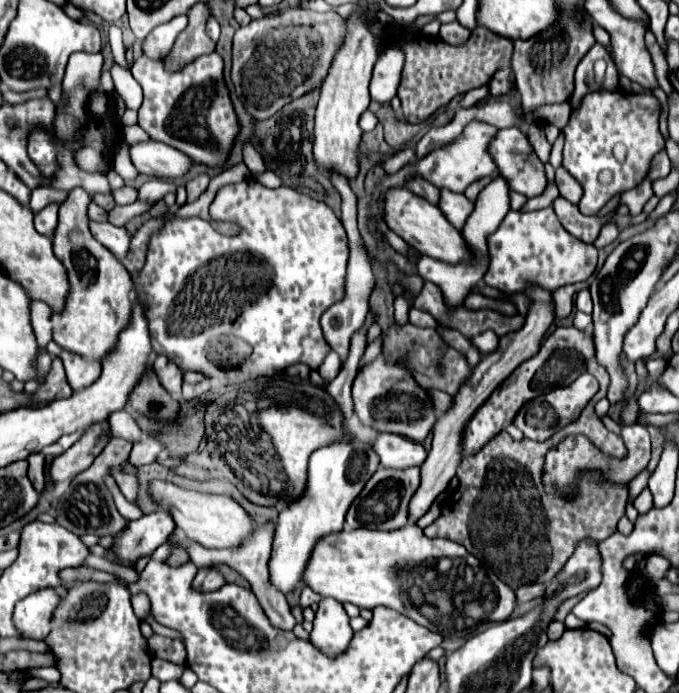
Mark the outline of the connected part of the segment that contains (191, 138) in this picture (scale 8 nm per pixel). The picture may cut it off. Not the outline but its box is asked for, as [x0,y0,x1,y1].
[131,52,237,166]

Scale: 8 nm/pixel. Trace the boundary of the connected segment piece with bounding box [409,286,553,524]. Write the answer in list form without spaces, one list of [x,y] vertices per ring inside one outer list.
[[[531,288],[525,292],[533,304],[529,310],[529,316],[525,318],[525,326],[519,332],[511,332],[507,336],[503,336],[499,340],[499,348],[487,356],[481,358],[481,362],[473,368],[471,376],[465,380],[465,384],[459,386],[457,394],[453,396],[453,404],[451,408],[435,422],[433,428],[433,448],[427,456],[427,460],[421,466],[421,484],[415,490],[411,504],[409,504],[409,524],[415,524],[427,510],[429,506],[435,502],[435,498],[449,486],[451,478],[457,472],[457,466],[461,464],[461,452],[463,452],[463,428],[465,424],[471,420],[471,414],[477,412],[477,408],[483,406],[483,402],[491,396],[491,392],[525,360],[529,360],[531,356],[535,356],[539,352],[541,340],[547,332],[547,328],[553,322],[553,304],[551,304],[551,292],[543,290],[543,288]]]

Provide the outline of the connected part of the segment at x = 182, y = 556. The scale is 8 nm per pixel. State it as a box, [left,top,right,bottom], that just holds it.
[165,534,189,568]

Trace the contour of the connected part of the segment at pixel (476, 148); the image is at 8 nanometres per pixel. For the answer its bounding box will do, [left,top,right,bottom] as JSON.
[379,120,499,198]

